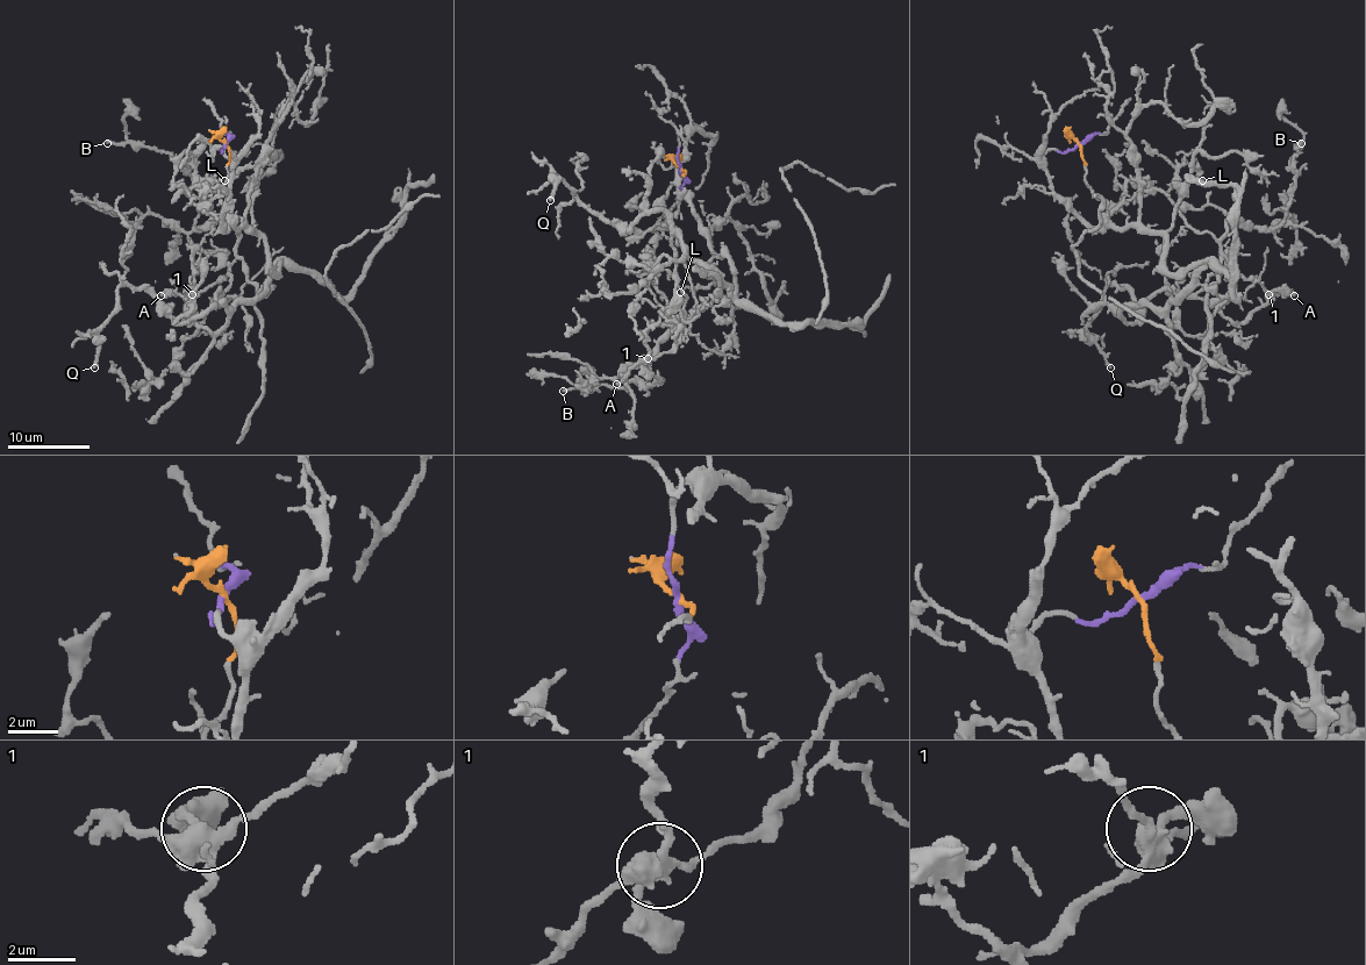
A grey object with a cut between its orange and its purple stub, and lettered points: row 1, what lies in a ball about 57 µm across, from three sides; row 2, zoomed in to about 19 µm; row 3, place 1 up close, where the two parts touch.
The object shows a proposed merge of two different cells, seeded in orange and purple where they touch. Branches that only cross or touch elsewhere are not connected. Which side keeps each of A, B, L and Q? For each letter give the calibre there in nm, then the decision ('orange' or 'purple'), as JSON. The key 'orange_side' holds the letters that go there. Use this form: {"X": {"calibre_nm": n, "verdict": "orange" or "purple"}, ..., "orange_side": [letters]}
{"A": {"calibre_nm": 180, "verdict": "orange"}, "B": {"calibre_nm": 200, "verdict": "orange"}, "L": {"calibre_nm": 180, "verdict": "purple"}, "Q": {"calibre_nm": 200, "verdict": "purple"}, "orange_side": ["A", "B"]}

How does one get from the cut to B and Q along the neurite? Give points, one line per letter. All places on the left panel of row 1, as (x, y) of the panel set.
B: (226, 143), (207, 204), (228, 191), (240, 238), (228, 217), (194, 228), (202, 188), (164, 151), (106, 143)
Q: (226, 143), (223, 228), (252, 230), (279, 269), (252, 298), (178, 322), (145, 290), (121, 285), (94, 367)

